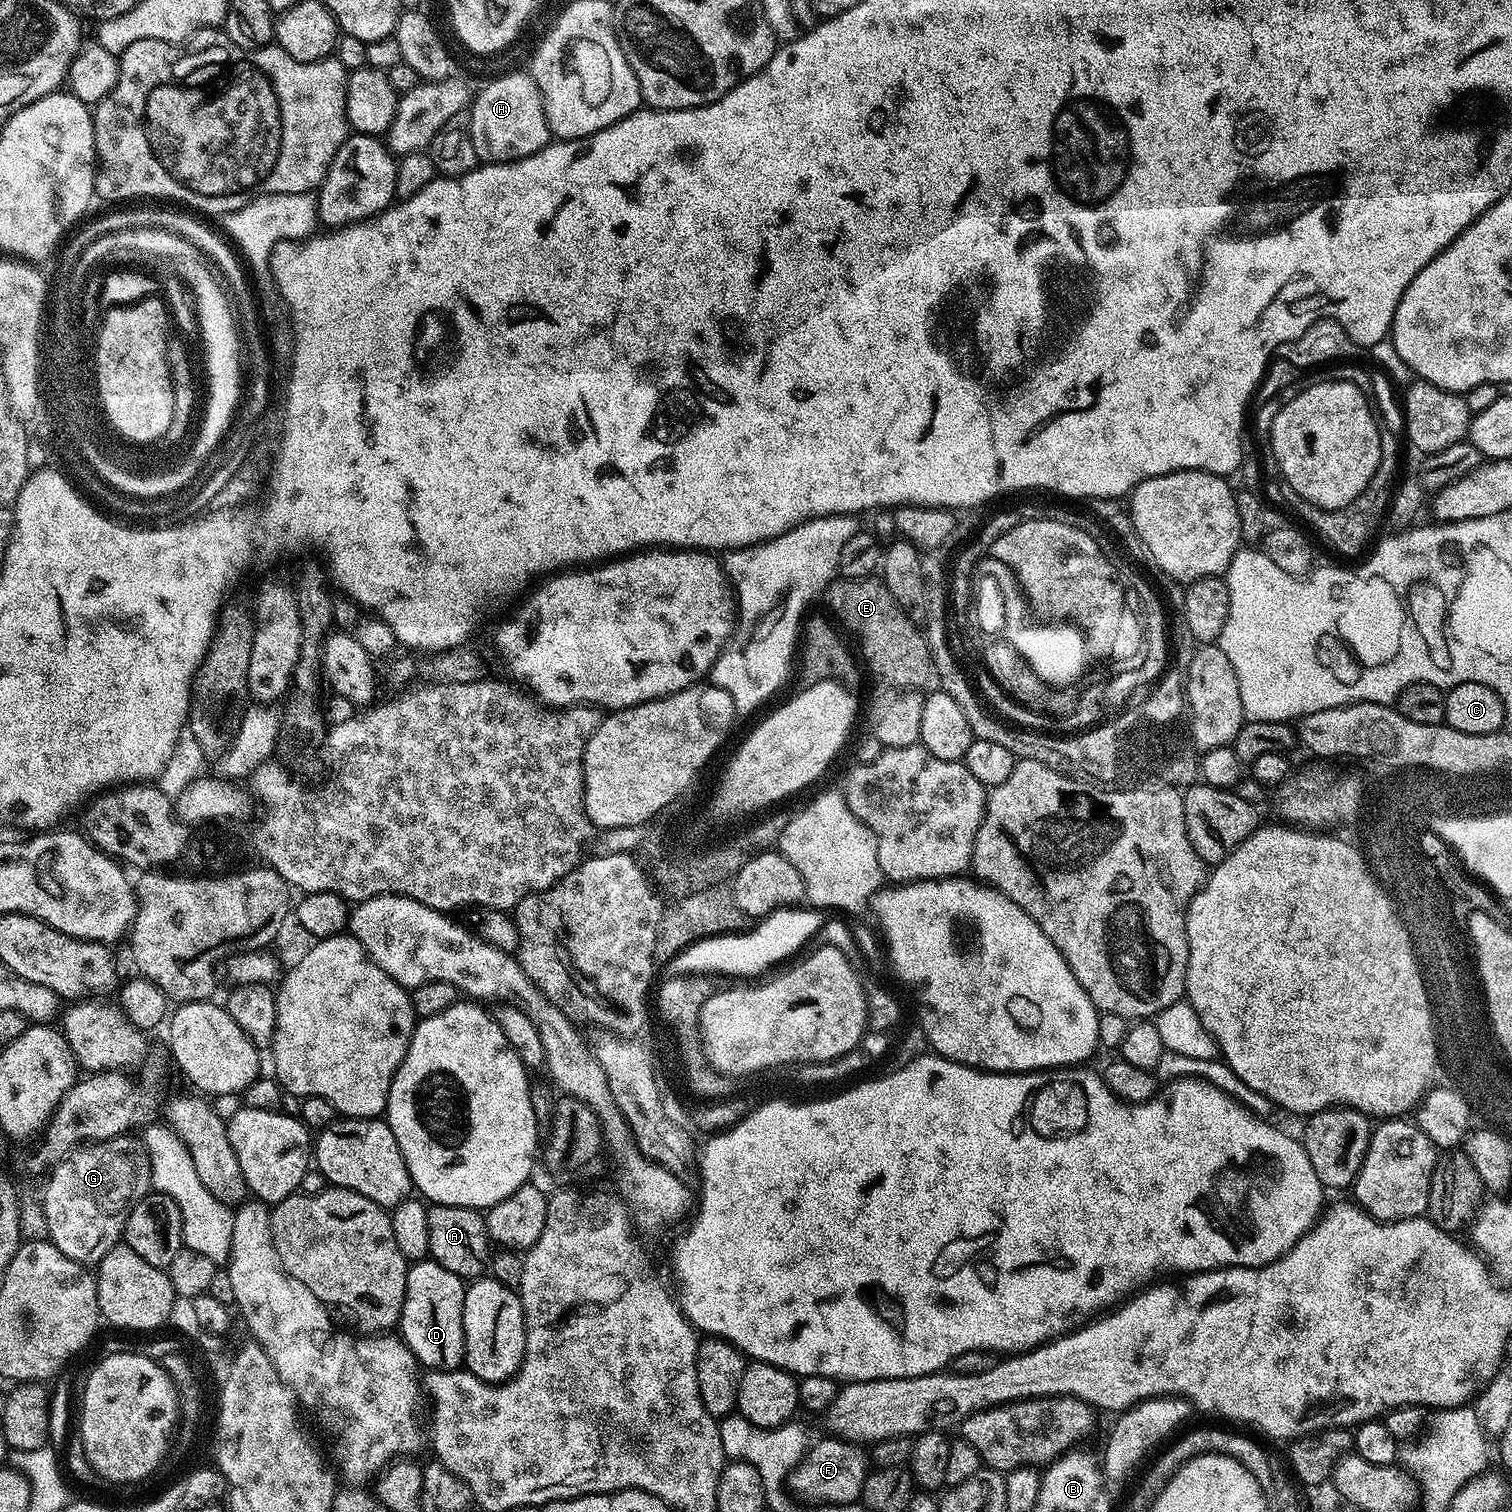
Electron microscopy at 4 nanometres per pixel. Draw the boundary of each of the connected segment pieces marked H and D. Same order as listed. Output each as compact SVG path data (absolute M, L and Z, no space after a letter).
M527 71L506 72L497 75L481 92L475 93L470 105L472 118L472 137L474 138L474 150L477 161L484 164L509 164L515 160L521 160L534 153L542 151L550 143L550 133L546 122L546 110L542 102L542 94L538 86L532 81Z
M431 1258L417 1260L408 1269L398 1332L425 1369L450 1372L464 1364L465 1287L461 1276Z

